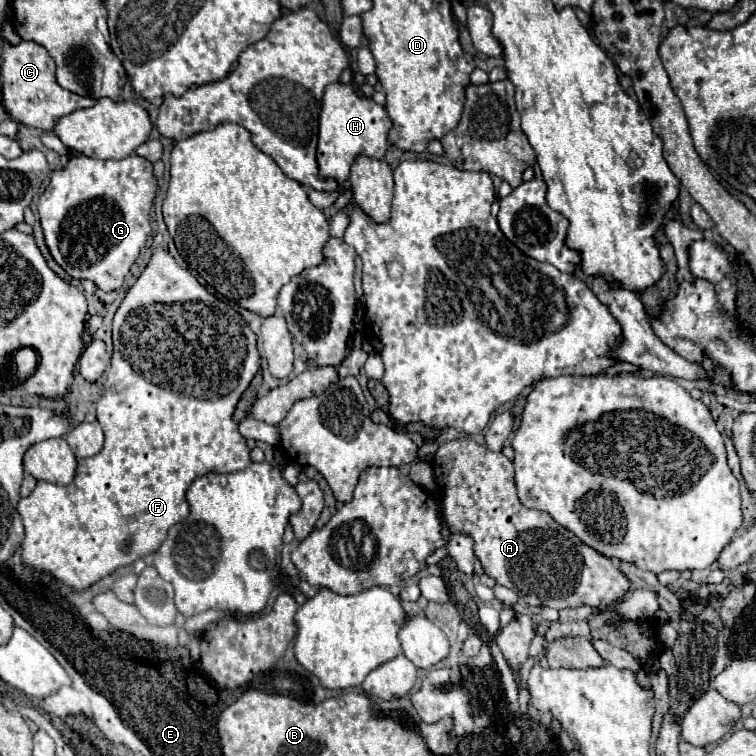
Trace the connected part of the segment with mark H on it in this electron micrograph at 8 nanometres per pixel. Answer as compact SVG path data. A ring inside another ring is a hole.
M332 82L324 88L322 112L320 112L320 130L318 130L318 166L324 178L334 178L340 184L338 192L316 192L310 190L308 198L316 208L330 210L334 200L342 193L344 180L350 174L350 166L358 154L366 154L372 158L384 158L388 148L388 132L392 128L392 120L386 110L376 104L372 98L360 96L352 82Z

